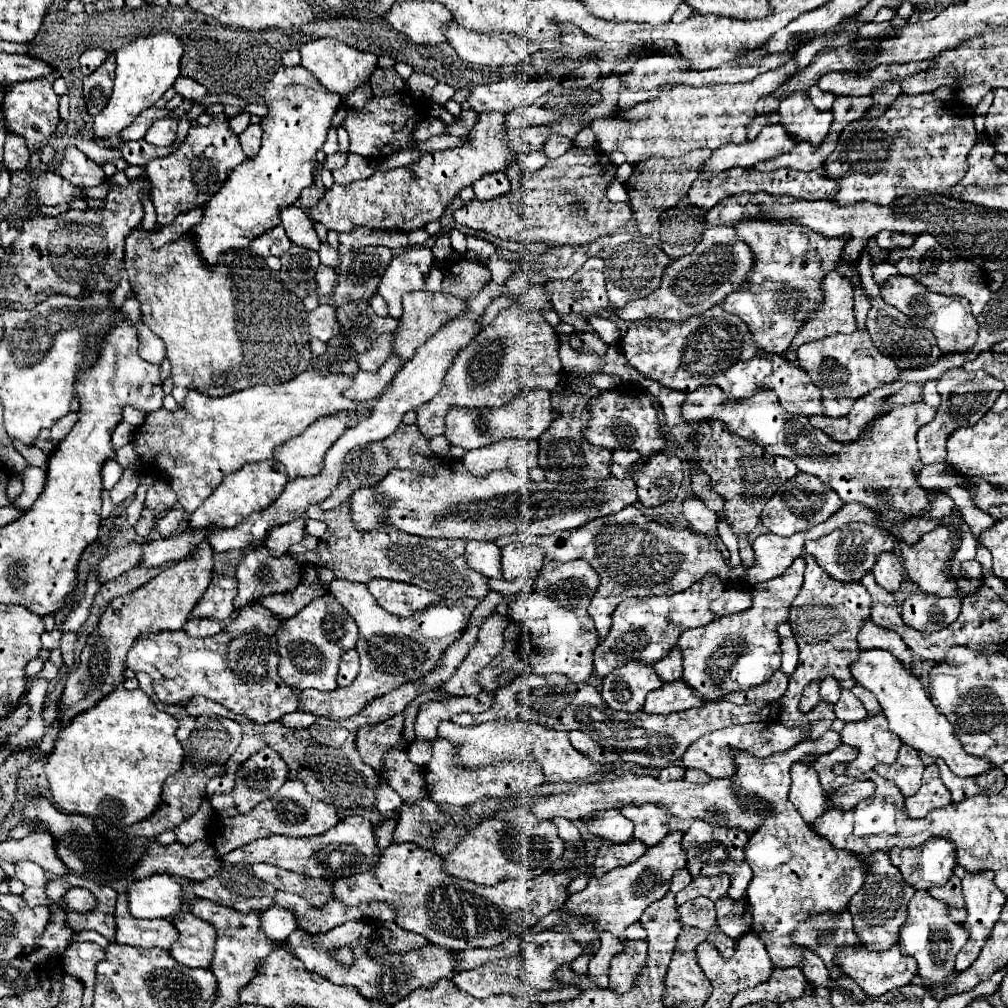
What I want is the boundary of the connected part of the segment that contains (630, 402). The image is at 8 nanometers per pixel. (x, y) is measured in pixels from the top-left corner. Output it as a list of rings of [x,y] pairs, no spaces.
[[[615,389],[601,391],[597,397],[589,397],[587,411],[591,415],[589,425],[585,427],[583,435],[591,445],[601,445],[609,451],[613,449],[633,449],[639,451],[643,457],[661,451],[665,447],[665,437],[659,429],[659,413],[649,395],[641,393],[619,393]]]

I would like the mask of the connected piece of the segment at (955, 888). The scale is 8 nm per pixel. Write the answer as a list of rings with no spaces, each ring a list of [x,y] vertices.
[[[953,875],[947,885],[929,891],[929,895],[933,895],[935,899],[941,899],[941,901],[947,903],[949,917],[953,921],[957,921],[957,923],[965,921],[965,901],[963,901],[963,895],[961,895],[961,879],[959,877]]]

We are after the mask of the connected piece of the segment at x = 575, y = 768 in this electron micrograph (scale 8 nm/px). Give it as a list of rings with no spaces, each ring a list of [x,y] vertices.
[[[445,721],[439,725],[437,735],[457,745],[459,761],[463,767],[479,767],[483,763],[493,763],[493,761],[511,761],[511,759],[529,761],[531,759],[543,767],[543,775],[547,783],[581,781],[597,773],[613,771],[613,765],[593,763],[587,755],[581,755],[581,751],[577,751],[569,743],[567,731],[545,729],[545,727],[533,725],[531,721],[491,721],[491,723],[481,723],[479,727],[459,727],[453,721]]]

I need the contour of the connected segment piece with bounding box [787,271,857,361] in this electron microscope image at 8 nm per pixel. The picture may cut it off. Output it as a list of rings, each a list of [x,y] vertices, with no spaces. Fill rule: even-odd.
[[[831,271],[829,275],[825,275],[825,279],[821,281],[821,295],[823,295],[823,301],[815,305],[813,313],[801,325],[801,331],[793,337],[793,343],[787,351],[789,361],[795,359],[797,347],[801,343],[807,343],[811,339],[821,339],[821,337],[827,337],[833,333],[851,334],[857,327],[855,317],[853,317],[853,289],[851,289],[849,281],[845,279],[845,275],[841,275],[837,271]]]

